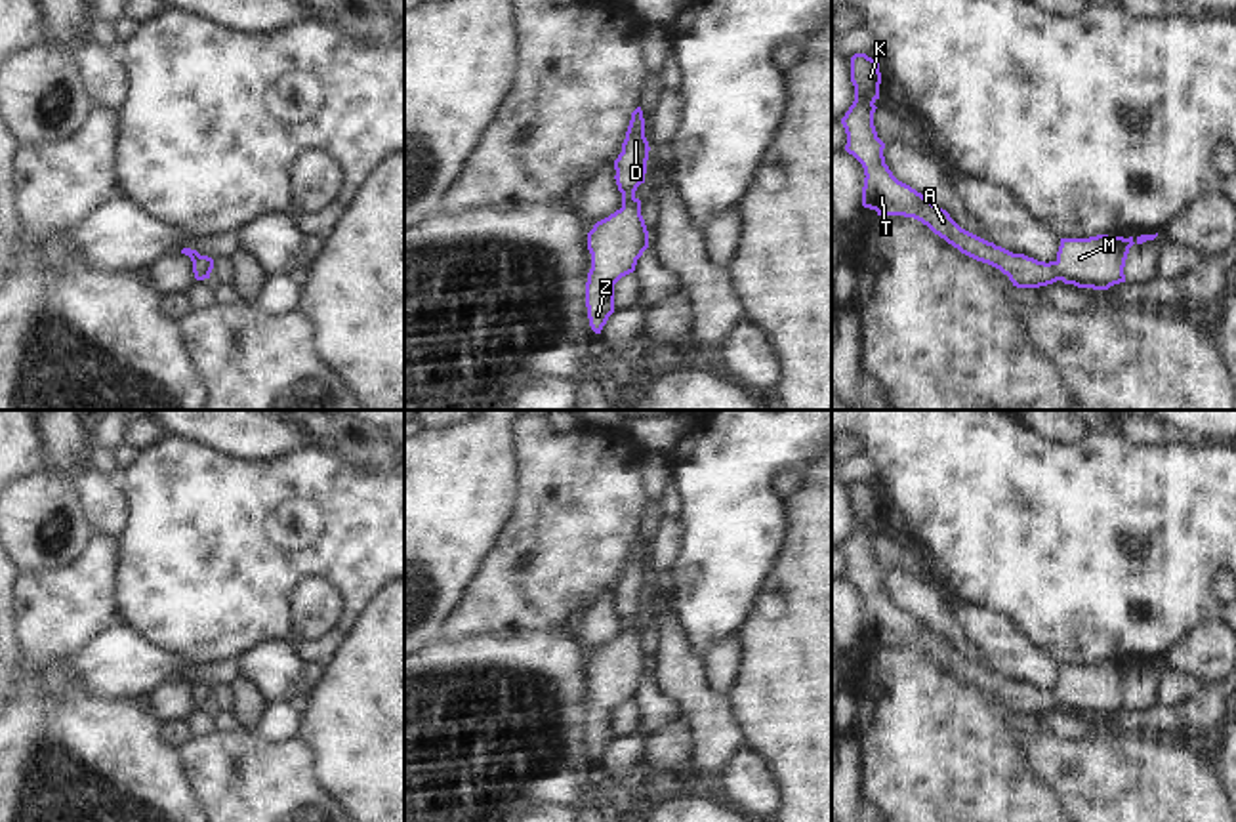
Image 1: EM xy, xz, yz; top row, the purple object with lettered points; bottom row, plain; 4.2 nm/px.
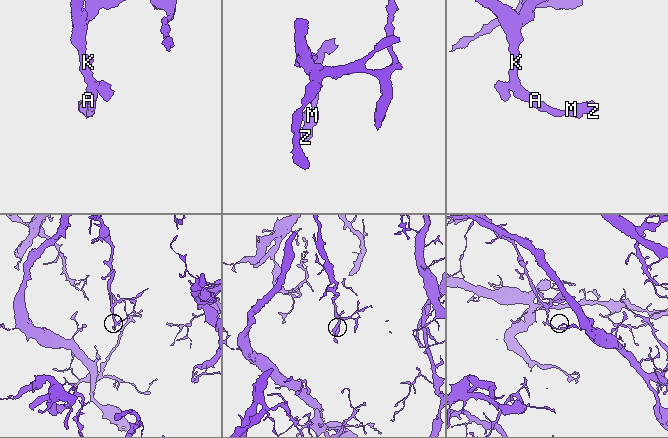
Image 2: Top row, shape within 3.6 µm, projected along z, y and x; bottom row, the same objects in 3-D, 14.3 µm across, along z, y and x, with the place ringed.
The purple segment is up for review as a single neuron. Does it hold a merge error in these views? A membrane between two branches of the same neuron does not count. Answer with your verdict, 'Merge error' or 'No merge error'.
No merge error

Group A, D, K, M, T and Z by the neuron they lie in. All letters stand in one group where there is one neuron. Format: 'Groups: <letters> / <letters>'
Groups: A D K M T Z

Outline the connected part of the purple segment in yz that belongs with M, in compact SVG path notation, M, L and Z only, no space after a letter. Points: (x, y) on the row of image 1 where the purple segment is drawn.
M866 53L851 57L851 82L855 101L841 118L847 134L845 151L864 168L862 206L877 216L904 216L927 225L935 235L961 254L988 263L1009 277L1017 288L1040 288L1062 280L1078 288L1108 290L1125 282L1123 267L1129 248L1154 240L1156 235L1089 238L1061 238L1055 261L1038 261L1024 254L1013 254L961 229L946 210L935 206L921 193L898 181L885 164L885 143L874 126L876 101L879 99L879 63Z

